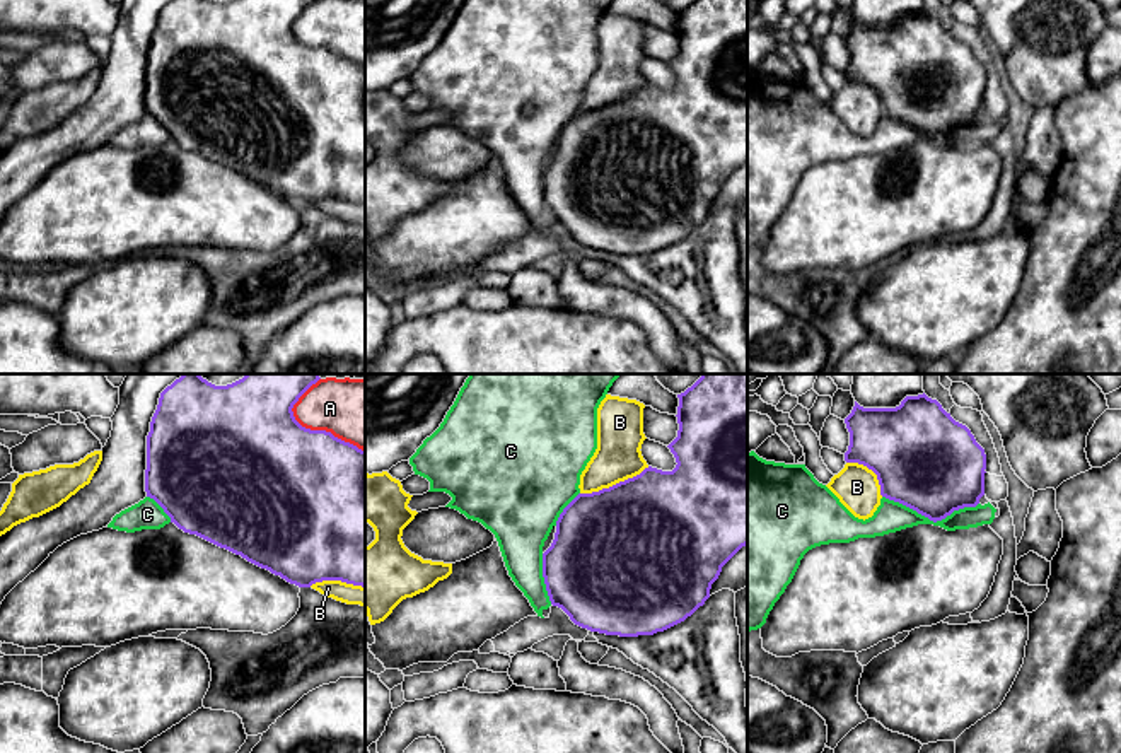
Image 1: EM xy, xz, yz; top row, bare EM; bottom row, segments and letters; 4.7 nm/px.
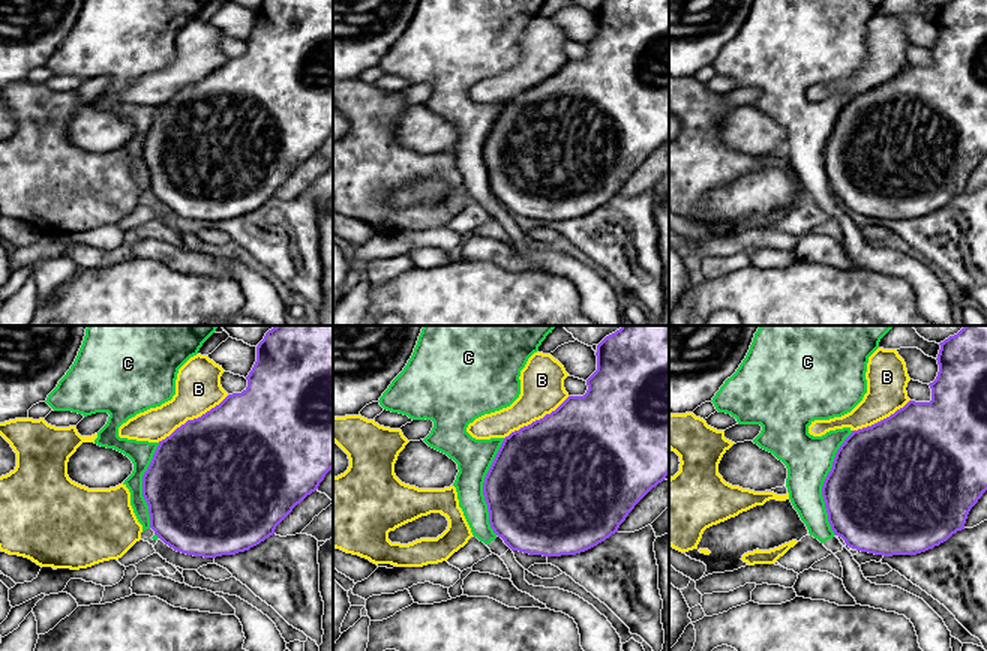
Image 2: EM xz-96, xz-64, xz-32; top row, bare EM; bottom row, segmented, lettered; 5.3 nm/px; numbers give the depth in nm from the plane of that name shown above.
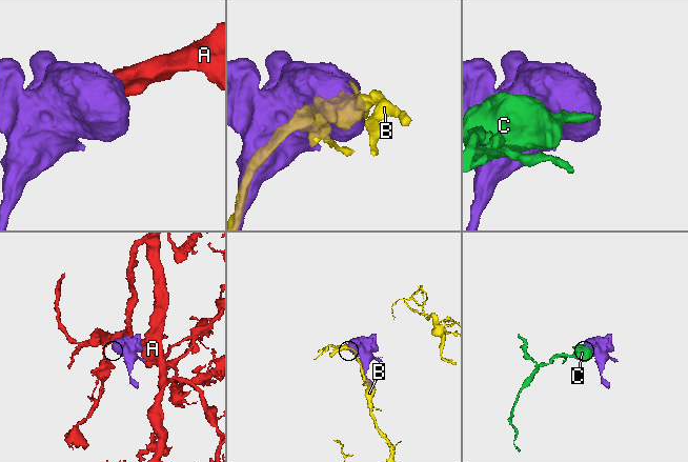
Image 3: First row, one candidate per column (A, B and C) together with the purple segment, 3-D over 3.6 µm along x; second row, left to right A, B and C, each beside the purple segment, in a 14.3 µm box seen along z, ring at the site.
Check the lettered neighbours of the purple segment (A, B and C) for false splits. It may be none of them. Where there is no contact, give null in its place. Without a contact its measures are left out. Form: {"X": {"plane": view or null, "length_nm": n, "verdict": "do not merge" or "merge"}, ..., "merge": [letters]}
{"A": {"plane": "xy", "length_nm": 400, "verdict": "do not merge"}, "B": {"plane": "xz", "length_nm": 360, "verdict": "do not merge"}, "C": {"plane": "yz", "length_nm": 460, "verdict": "merge"}, "merge": ["C"]}

